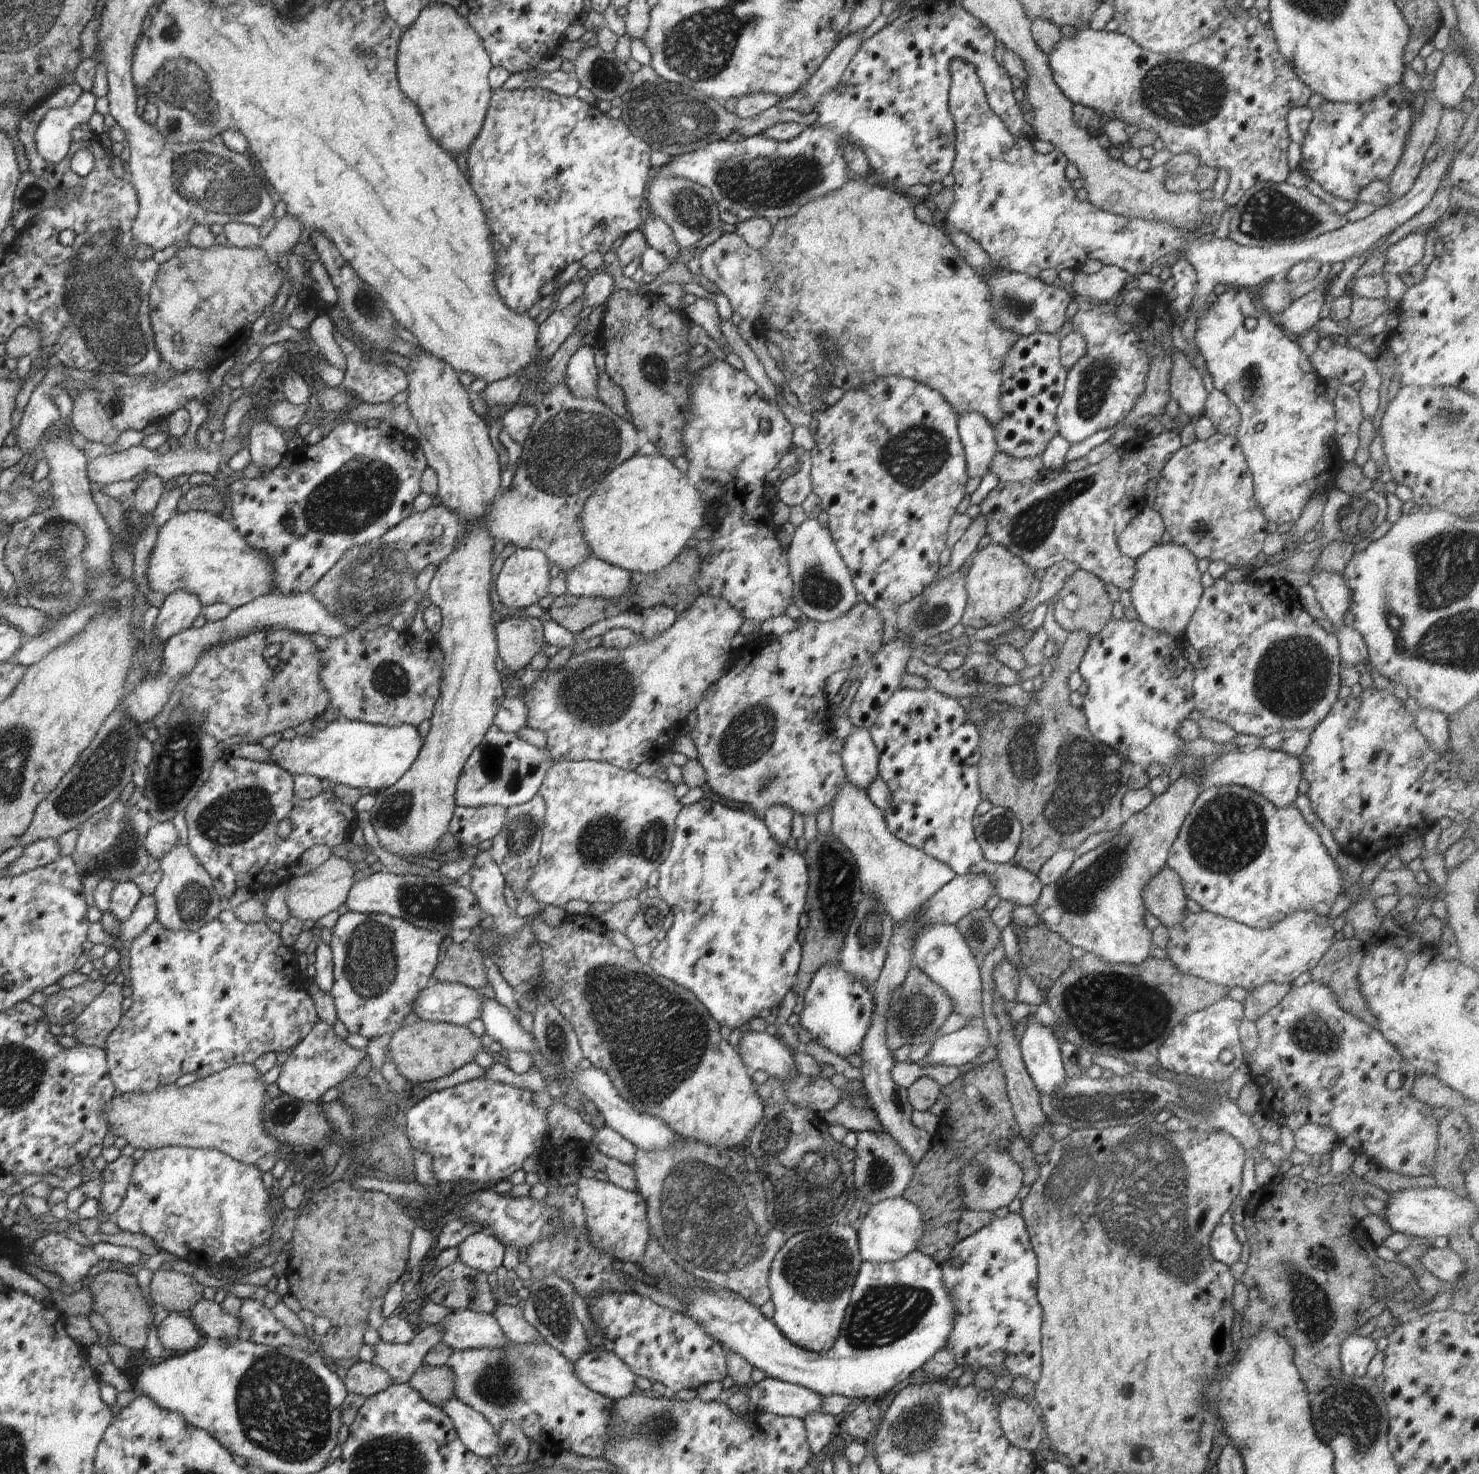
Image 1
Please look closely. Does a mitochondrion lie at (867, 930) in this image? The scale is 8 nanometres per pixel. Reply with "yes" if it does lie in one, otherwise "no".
yes

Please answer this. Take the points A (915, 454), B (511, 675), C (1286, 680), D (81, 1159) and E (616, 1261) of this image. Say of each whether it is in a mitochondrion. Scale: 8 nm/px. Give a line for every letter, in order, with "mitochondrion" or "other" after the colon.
A: mitochondrion
B: other
C: mitochondrion
D: other
E: other

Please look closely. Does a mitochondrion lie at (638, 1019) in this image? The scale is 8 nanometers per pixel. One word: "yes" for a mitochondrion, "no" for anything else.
yes

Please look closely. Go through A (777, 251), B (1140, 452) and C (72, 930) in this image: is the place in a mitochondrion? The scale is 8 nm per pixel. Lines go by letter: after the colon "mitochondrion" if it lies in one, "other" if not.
A: mitochondrion
B: other
C: other

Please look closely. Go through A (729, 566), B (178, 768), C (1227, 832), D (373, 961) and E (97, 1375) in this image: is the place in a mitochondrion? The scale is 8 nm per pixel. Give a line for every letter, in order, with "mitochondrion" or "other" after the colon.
A: other
B: mitochondrion
C: mitochondrion
D: mitochondrion
E: other

